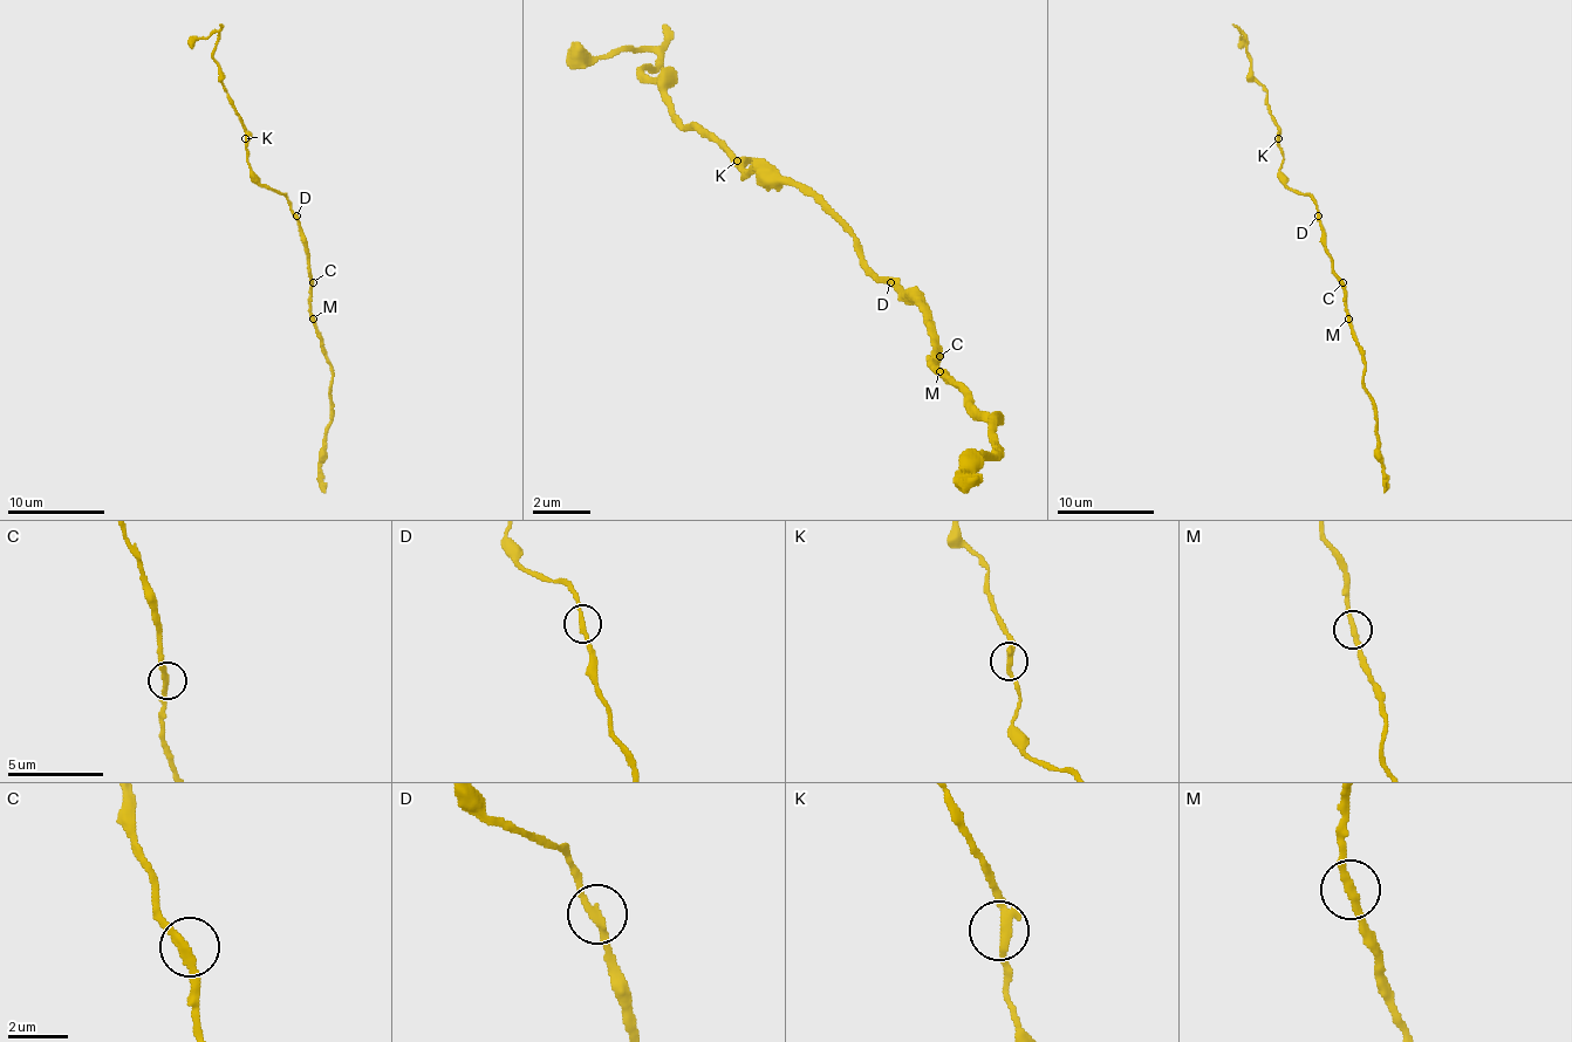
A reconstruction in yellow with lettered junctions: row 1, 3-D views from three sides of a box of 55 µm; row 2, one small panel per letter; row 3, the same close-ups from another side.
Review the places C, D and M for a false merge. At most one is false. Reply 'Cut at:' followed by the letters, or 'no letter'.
Cut at: D

